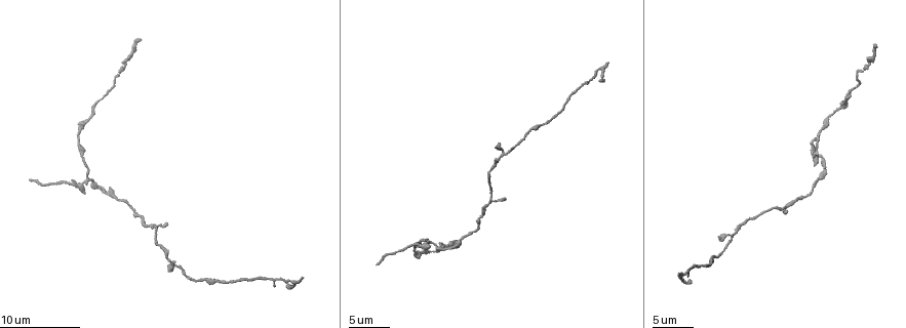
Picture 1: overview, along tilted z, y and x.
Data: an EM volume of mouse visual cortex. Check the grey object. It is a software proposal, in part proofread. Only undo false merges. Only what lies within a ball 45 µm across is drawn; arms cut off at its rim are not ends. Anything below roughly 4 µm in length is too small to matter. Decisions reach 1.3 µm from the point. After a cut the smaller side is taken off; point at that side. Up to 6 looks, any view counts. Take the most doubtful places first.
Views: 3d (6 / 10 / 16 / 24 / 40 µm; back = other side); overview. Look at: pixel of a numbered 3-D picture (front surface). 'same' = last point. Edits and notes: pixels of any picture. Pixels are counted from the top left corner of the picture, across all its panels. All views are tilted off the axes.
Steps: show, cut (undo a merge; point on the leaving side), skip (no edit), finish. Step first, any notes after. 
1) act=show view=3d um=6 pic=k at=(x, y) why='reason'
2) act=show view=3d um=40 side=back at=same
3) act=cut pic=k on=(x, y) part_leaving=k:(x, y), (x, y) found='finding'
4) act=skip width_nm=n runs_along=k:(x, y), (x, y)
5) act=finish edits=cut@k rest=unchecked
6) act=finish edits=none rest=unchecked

act=show view=3d um=16 pic=1 at=(88, 177)

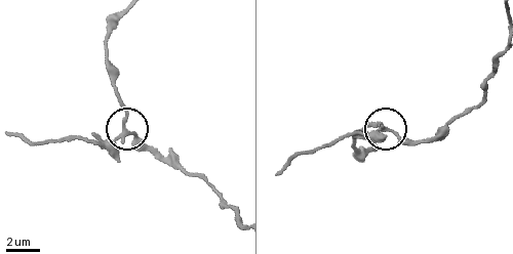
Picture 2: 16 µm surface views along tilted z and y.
act=skip width_nm=190 found='continuous, no second neuron'

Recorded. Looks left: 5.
act=show view=3d um=10 pic=1 at=(500, 155) why='sudden change in width'

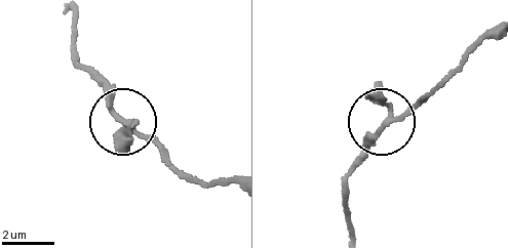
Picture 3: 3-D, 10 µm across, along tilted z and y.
act=skip runs_along=3:(74, 9), (80, 60), (100, 80), (117, 116), (171, 161) found='one neuron here'

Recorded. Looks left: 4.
act=show view=3d um=16 pic=1 at=(150, 227) why='three arms meet'

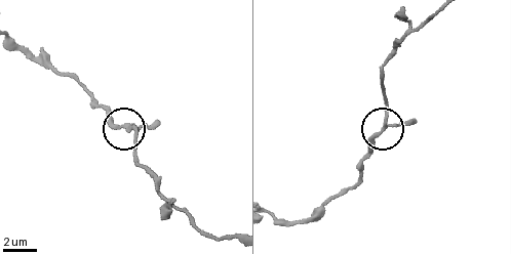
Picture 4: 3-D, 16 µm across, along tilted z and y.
act=show view=3d um=6 pic=4 at=(384, 127)

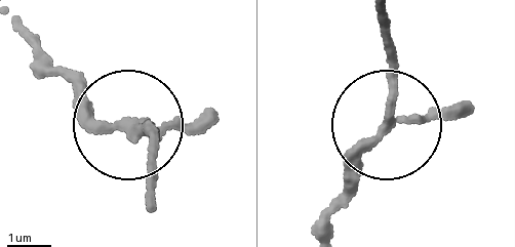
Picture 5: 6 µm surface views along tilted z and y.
act=skip width_nm=200 found='continuous, no second neuron'

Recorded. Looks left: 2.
act=finish edits=none rest=unchecked

